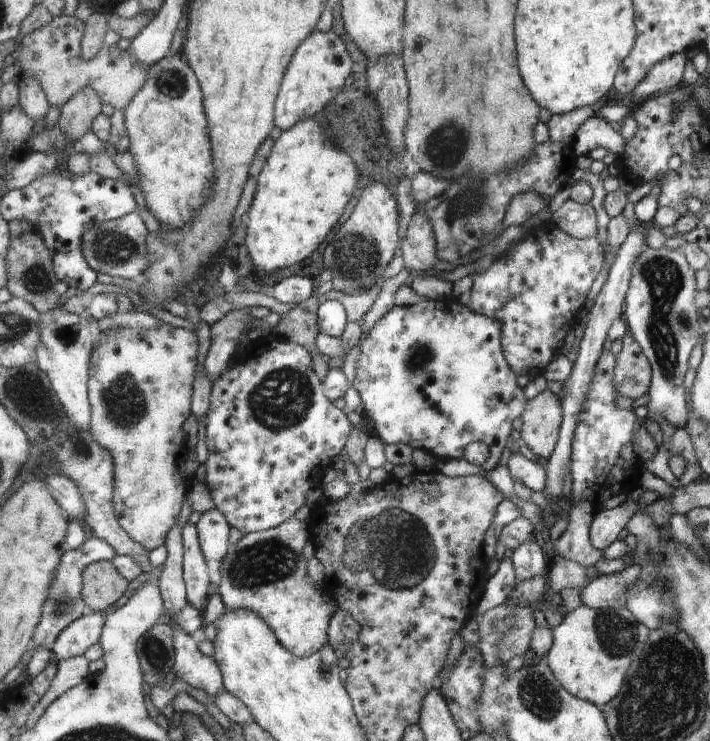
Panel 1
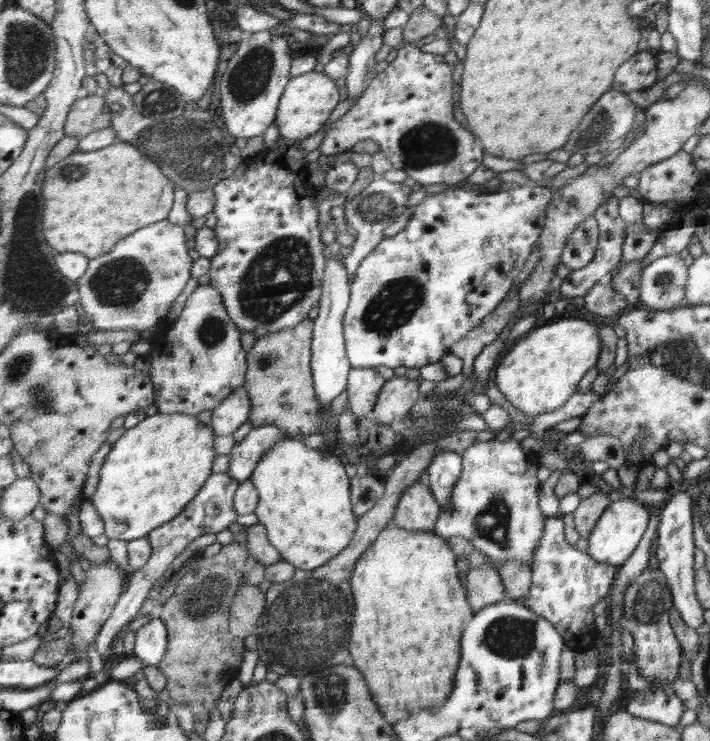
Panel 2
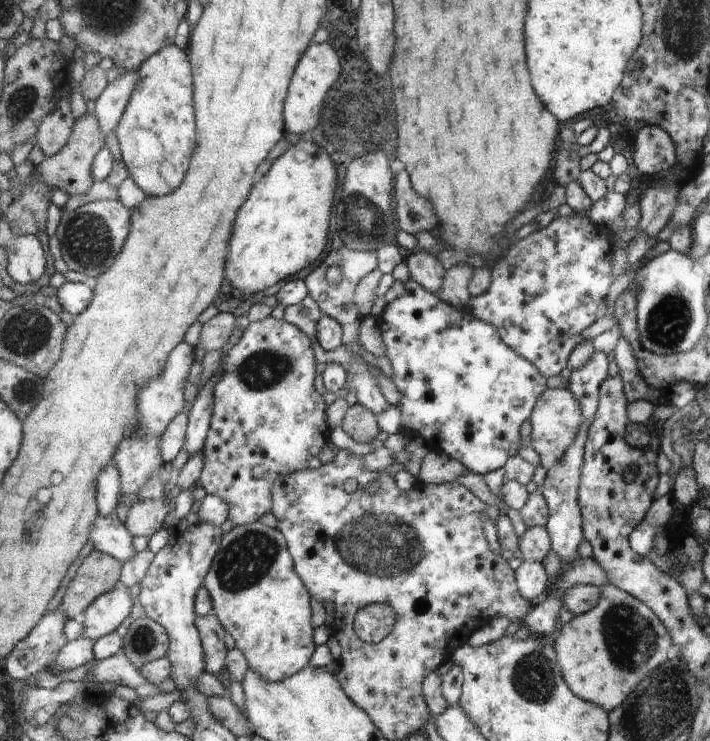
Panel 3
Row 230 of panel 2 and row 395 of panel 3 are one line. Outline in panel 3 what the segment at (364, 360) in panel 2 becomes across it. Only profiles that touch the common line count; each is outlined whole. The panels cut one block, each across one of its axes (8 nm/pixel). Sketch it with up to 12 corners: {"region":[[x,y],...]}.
{"region":[[412,278],[382,314],[400,428],[482,475],[544,395]]}

